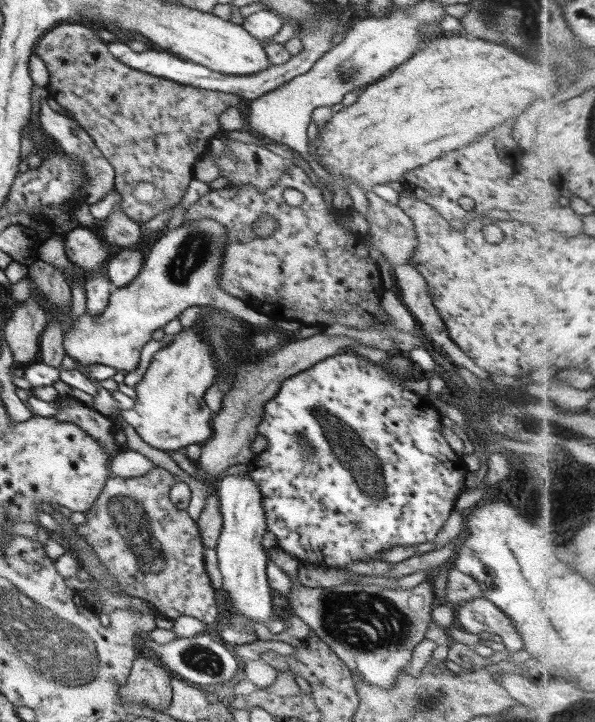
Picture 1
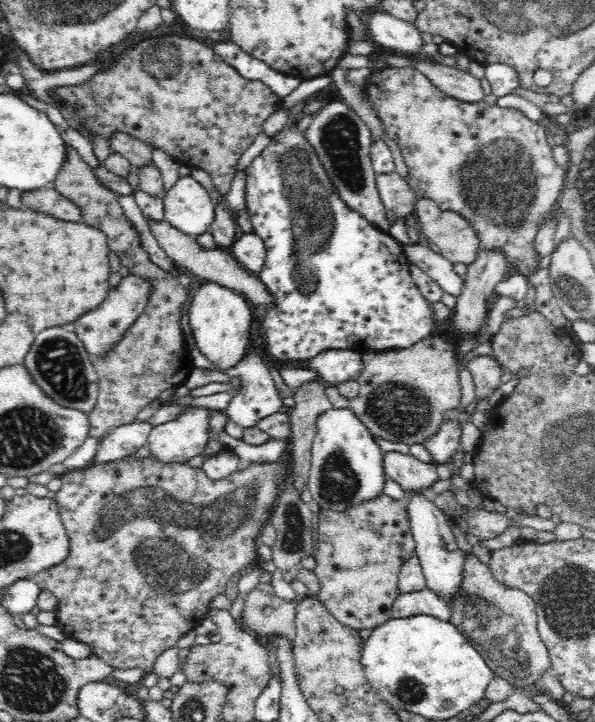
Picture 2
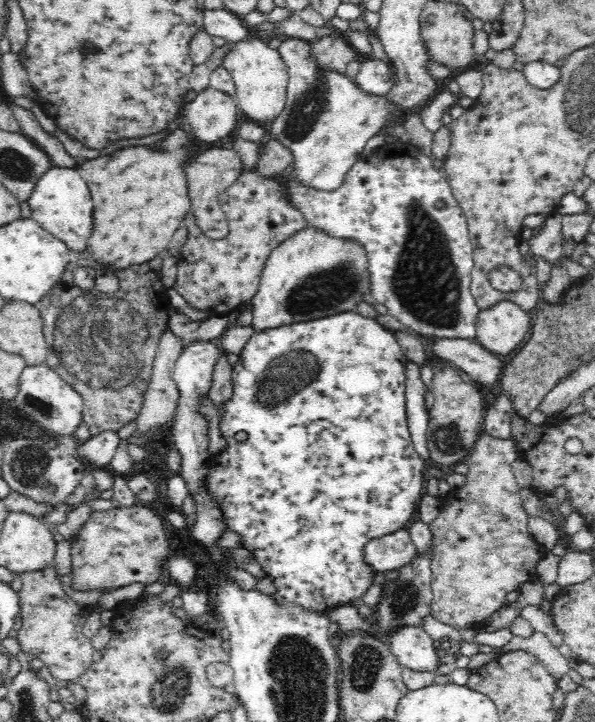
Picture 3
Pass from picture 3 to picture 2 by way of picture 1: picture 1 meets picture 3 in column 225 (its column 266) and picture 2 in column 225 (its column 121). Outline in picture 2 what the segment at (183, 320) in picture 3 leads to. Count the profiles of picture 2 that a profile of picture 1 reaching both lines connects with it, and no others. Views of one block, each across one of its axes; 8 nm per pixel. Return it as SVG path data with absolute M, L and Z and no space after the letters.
M217 282L203 284L196 291L189 306L188 324L195 346L214 366L223 371L235 367L245 355L254 324L253 310L249 301L240 293L226 289Z

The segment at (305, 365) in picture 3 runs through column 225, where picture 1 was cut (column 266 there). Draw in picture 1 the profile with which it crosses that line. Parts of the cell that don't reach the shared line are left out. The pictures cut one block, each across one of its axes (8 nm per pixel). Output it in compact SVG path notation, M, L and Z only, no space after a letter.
M341 351L293 377L286 378L280 384L276 396L262 406L262 418L256 430L258 435L268 440L268 444L252 461L249 476L259 487L268 531L274 533L278 540L276 546L294 555L299 562L314 567L339 569L347 568L347 564L352 561L378 559L377 554L382 554L384 549L390 549L392 546L413 546L433 541L453 512L456 499L462 493L465 475L474 466L465 456L452 450L442 435L442 421L438 409L425 399L425 396L408 390L400 383L400 379L402 377L394 374L387 365L378 365L356 353Z

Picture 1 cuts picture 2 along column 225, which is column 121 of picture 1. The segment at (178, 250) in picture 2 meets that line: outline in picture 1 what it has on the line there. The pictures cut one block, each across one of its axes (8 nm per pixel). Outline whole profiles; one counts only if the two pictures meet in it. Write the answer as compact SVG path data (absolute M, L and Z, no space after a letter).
M139 248L118 250L107 262L106 274L114 288L122 288L138 276L144 262L144 254Z

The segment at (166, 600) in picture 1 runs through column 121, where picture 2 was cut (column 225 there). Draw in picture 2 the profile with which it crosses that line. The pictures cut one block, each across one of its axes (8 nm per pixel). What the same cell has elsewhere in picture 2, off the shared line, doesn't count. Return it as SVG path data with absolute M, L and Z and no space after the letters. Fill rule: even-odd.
M133 455L113 462L94 463L85 469L68 471L60 476L62 488L54 494L58 505L60 521L65 527L66 535L70 539L69 556L60 564L47 568L42 573L36 573L34 580L42 590L49 592L58 599L56 611L57 626L68 639L75 639L90 647L94 655L102 658L113 669L115 668L141 668L150 673L156 658L165 650L172 648L178 639L193 630L211 611L210 602L219 594L224 594L226 582L246 564L252 564L260 539L262 526L269 522L271 512L281 493L281 487L286 480L288 471L292 469L284 457L272 464L251 463L246 464L242 470L230 474L222 480L210 480L202 468L193 468L185 463L162 463L150 455L148 458L135 458ZM180 544L180 548L178 547ZM183 548L192 548L194 555L188 555Z

